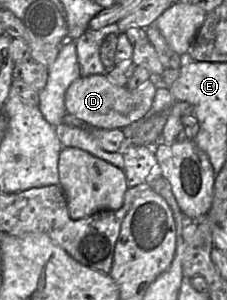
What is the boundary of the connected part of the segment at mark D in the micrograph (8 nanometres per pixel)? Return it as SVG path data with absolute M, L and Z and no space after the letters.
M106 74L80 76L65 93L65 108L68 114L83 121L89 128L123 129L147 114L152 107L157 88L153 78L139 88L129 90L115 85Z

